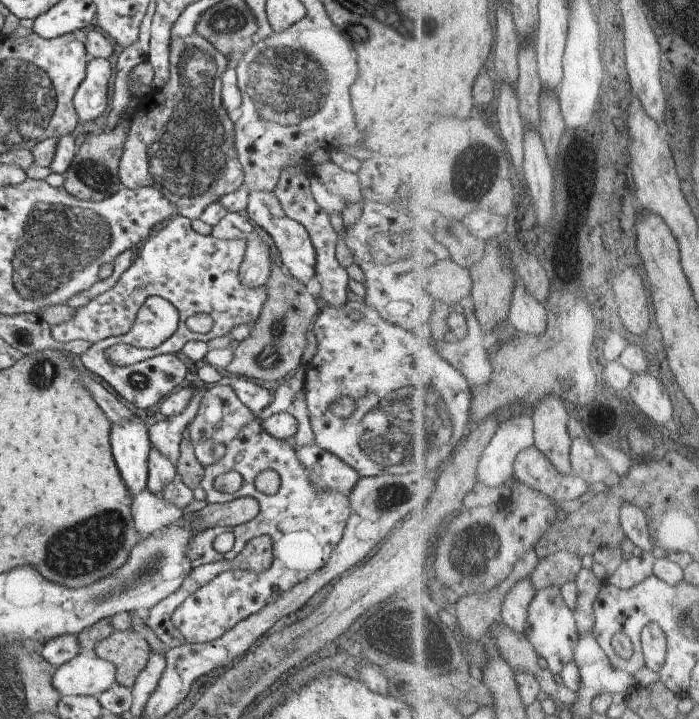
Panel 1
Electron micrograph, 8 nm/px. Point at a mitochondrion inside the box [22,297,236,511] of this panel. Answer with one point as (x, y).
(43, 374)

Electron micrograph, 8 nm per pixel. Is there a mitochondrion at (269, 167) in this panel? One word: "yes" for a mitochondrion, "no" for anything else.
no

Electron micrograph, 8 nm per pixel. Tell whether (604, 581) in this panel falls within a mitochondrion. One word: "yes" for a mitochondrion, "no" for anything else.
no

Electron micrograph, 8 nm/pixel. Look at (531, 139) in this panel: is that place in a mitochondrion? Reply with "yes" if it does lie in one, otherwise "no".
no

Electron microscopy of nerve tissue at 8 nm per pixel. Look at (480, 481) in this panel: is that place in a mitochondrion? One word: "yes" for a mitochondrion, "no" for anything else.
no

